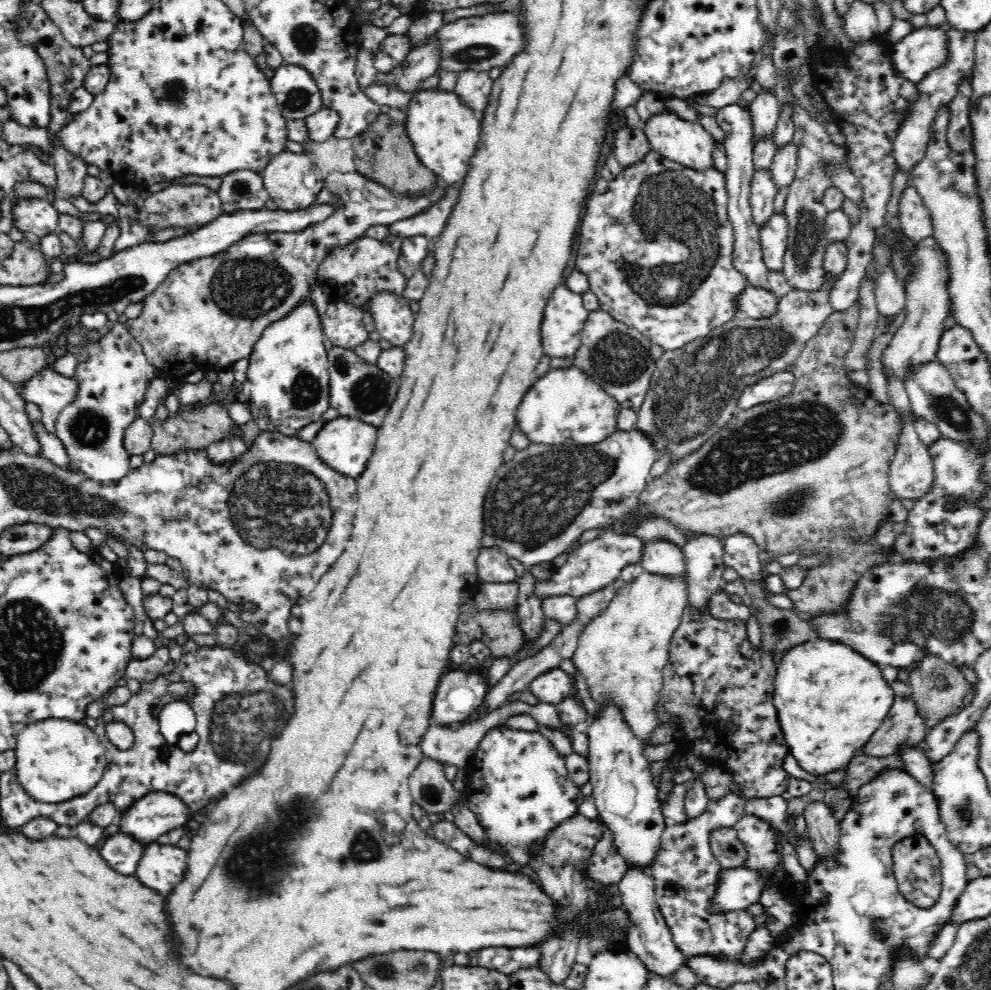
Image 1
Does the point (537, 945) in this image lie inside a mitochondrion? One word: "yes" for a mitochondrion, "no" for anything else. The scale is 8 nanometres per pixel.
no

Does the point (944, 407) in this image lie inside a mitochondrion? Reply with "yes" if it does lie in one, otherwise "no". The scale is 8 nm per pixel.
yes

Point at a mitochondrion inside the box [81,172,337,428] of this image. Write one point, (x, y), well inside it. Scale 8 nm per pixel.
(247, 288)

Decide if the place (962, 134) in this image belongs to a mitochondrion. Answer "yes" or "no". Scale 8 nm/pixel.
yes

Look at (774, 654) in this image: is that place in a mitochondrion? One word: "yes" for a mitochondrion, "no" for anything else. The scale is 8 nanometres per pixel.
no

